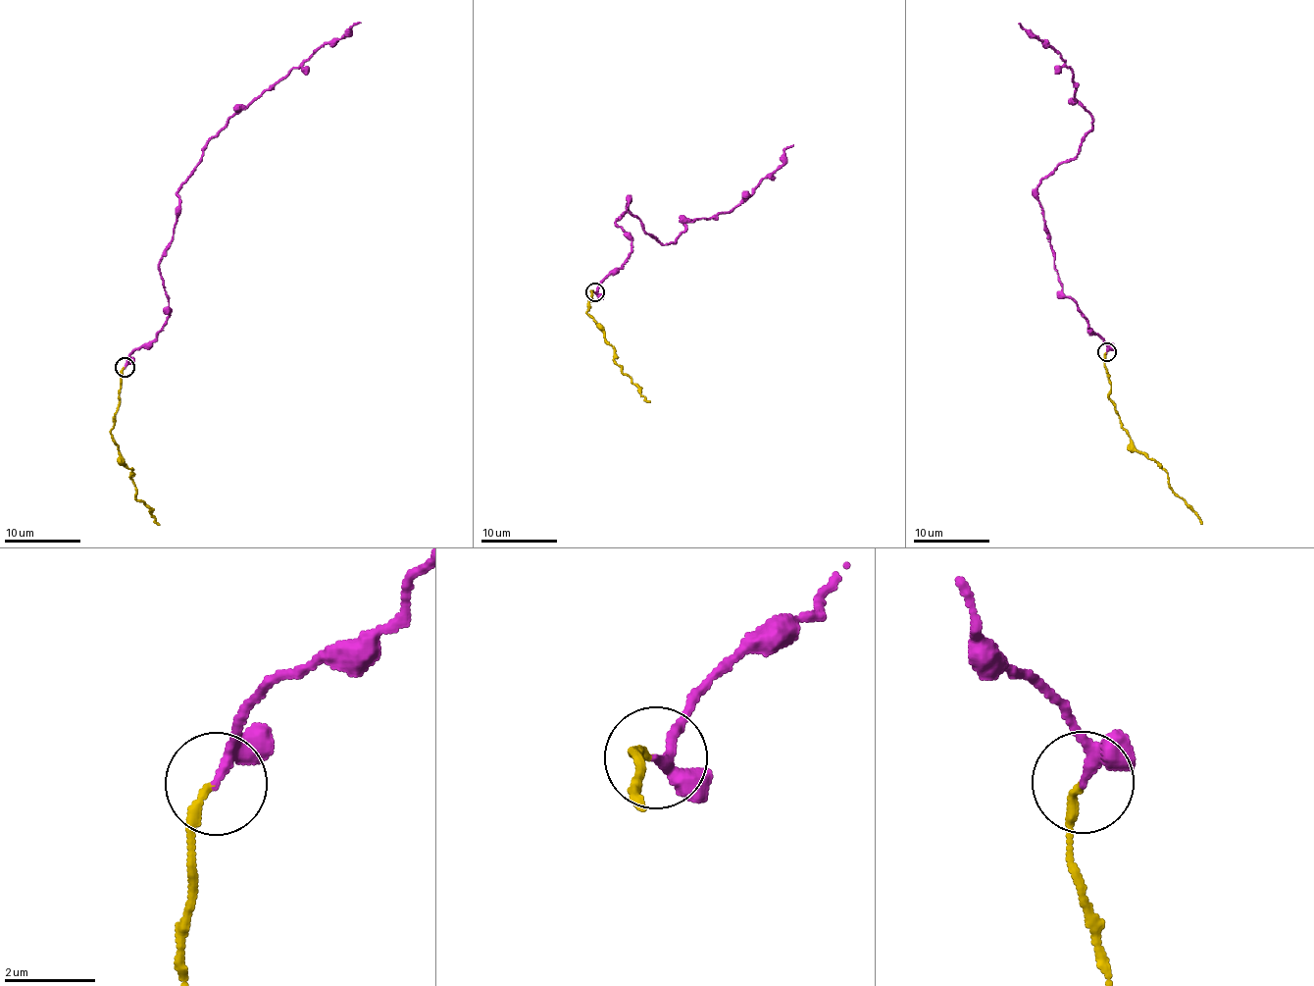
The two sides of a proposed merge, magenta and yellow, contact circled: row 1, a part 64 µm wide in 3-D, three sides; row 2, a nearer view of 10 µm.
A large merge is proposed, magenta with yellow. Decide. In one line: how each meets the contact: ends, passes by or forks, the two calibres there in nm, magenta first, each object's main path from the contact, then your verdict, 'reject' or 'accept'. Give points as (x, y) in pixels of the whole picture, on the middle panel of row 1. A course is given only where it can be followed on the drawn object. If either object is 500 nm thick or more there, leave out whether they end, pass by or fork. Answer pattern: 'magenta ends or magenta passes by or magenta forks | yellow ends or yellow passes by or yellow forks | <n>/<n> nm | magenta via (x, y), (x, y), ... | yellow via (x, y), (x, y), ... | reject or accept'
magenta passes by | yellow ends | 190/180 nm | magenta via (594, 291), (631, 251), (616, 222), (630, 200), (648, 233), (674, 242), (686, 222), (732, 212), (793, 144) | yellow via (594, 291), (591, 290), (591, 301), (586, 312), (597, 324), (623, 371), (649, 402) | accept

